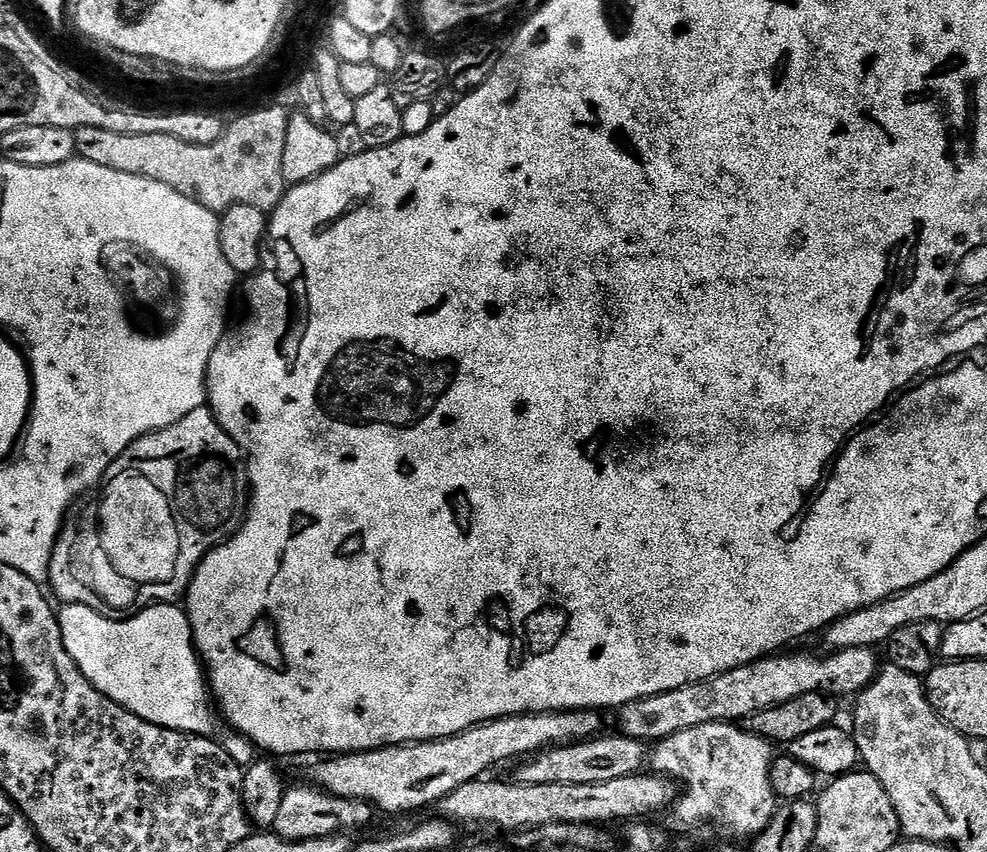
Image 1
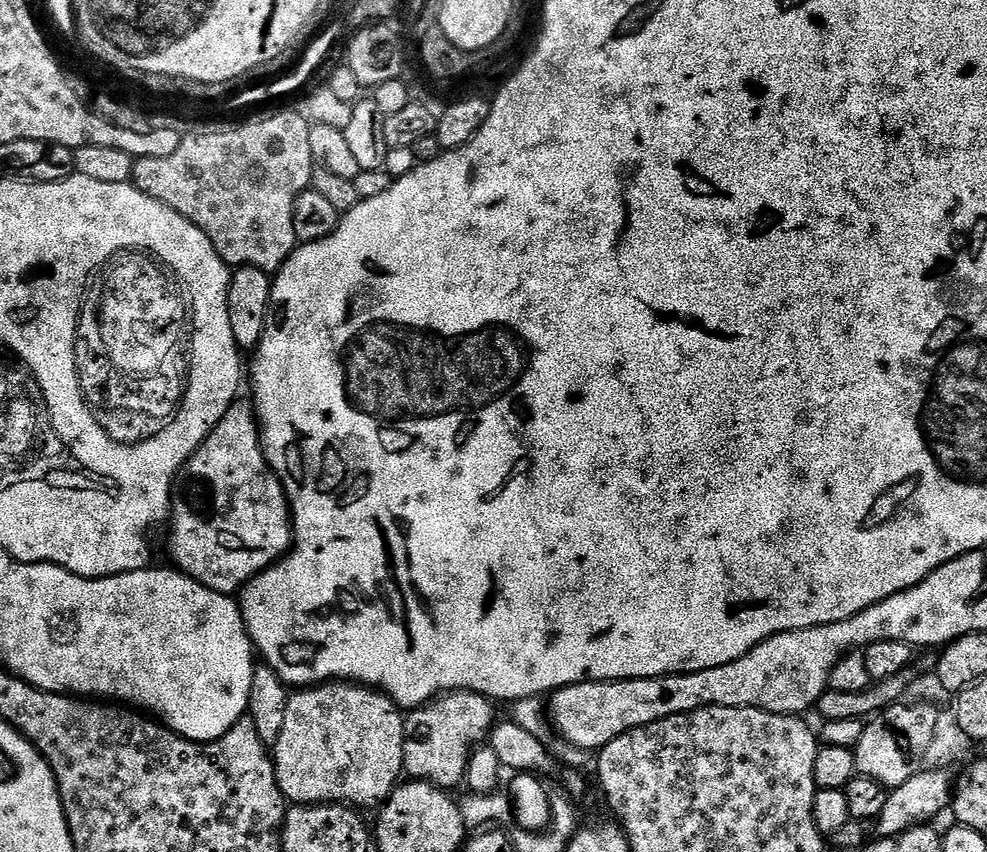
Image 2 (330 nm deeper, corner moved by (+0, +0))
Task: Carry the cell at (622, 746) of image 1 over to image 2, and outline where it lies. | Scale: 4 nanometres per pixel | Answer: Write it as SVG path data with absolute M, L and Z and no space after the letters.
M446 692L435 700L421 704L407 713L404 721L404 771L413 781L427 782L438 788L453 790L464 784L464 775L472 753L491 737L498 723L497 705L477 692Z

